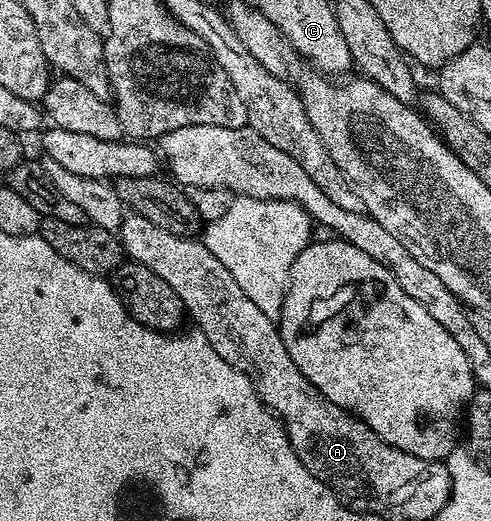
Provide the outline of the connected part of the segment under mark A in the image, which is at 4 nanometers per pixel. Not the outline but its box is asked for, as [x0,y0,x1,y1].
[117,214,381,505]

